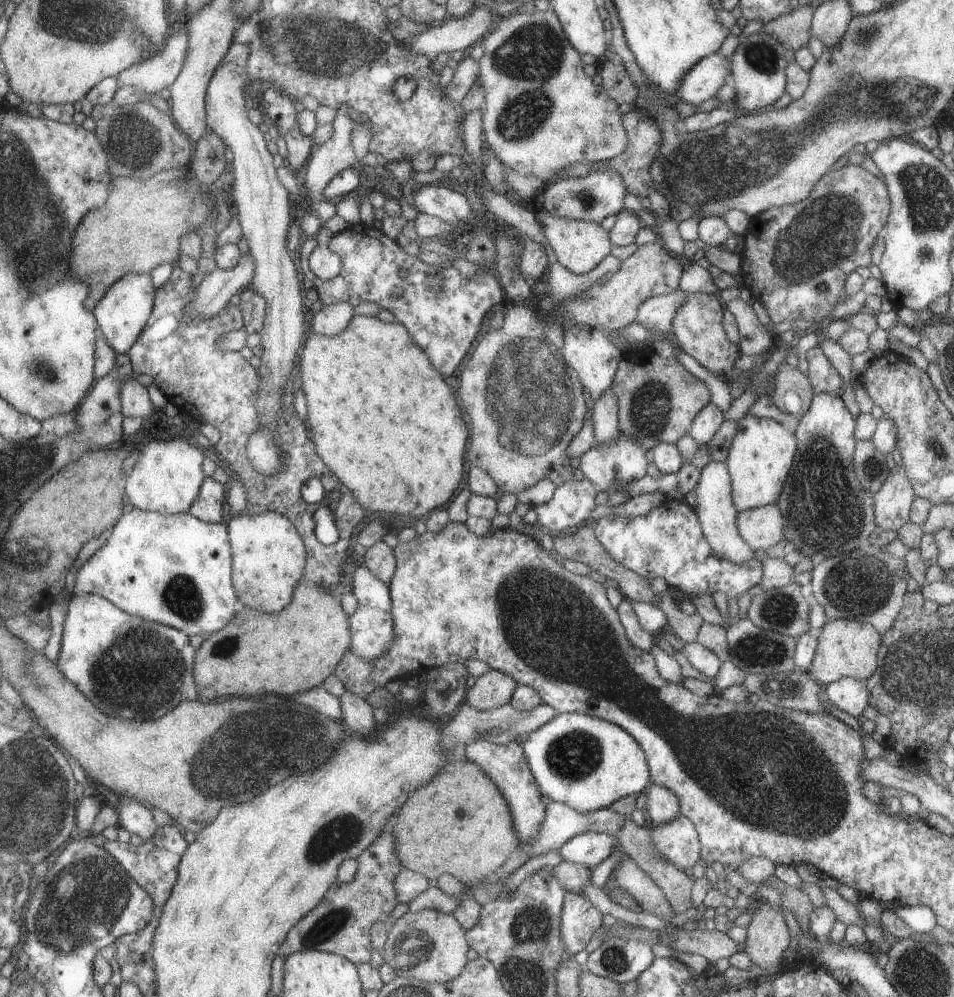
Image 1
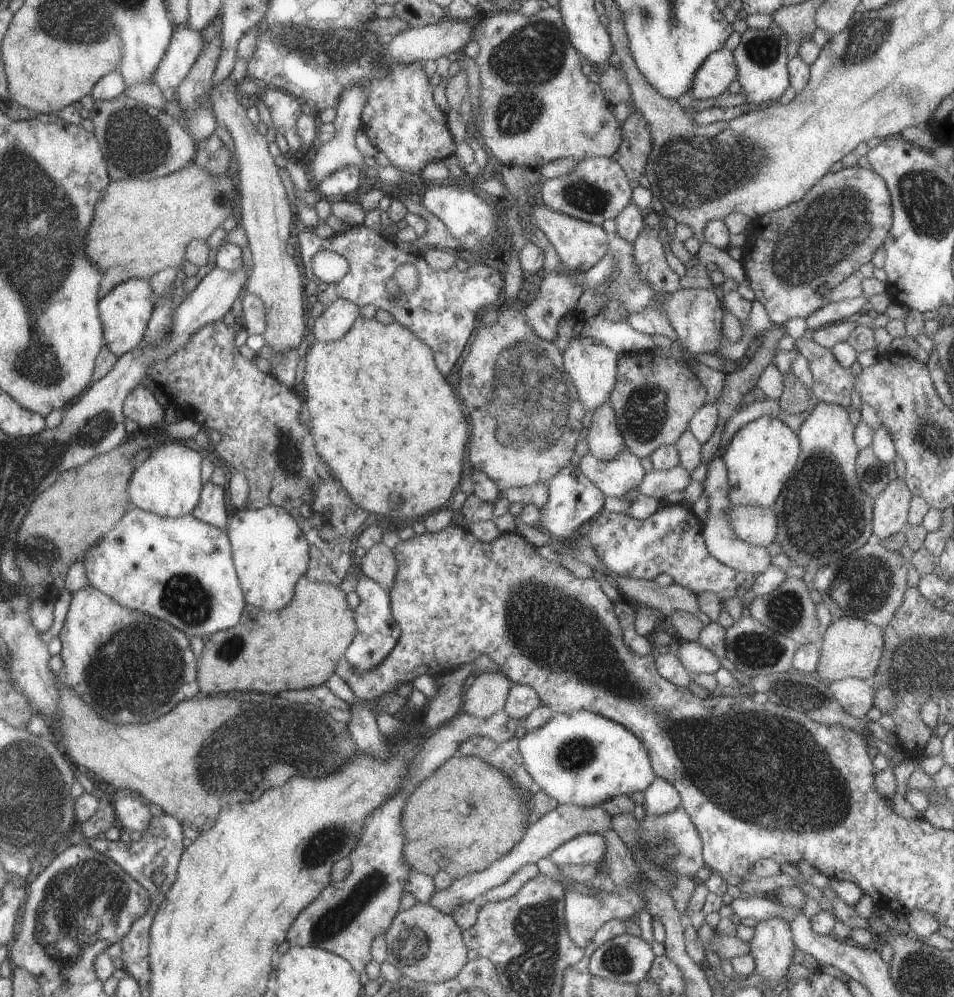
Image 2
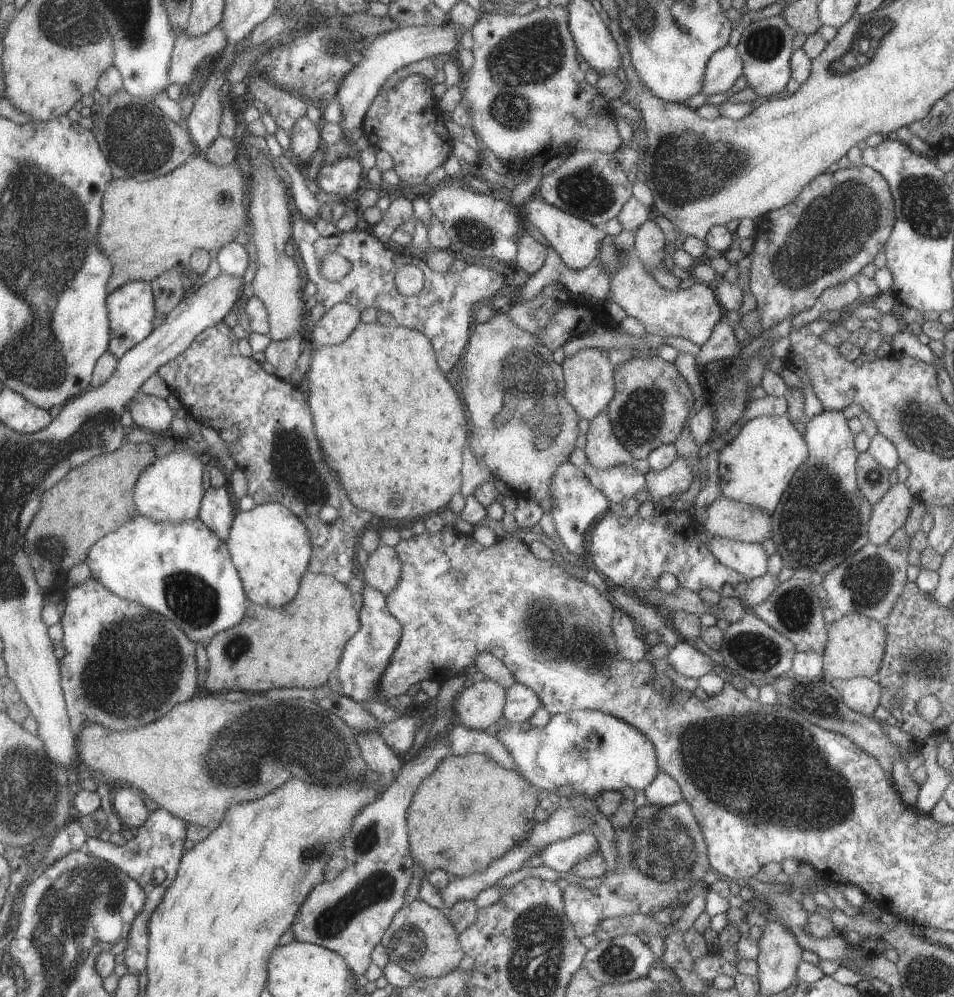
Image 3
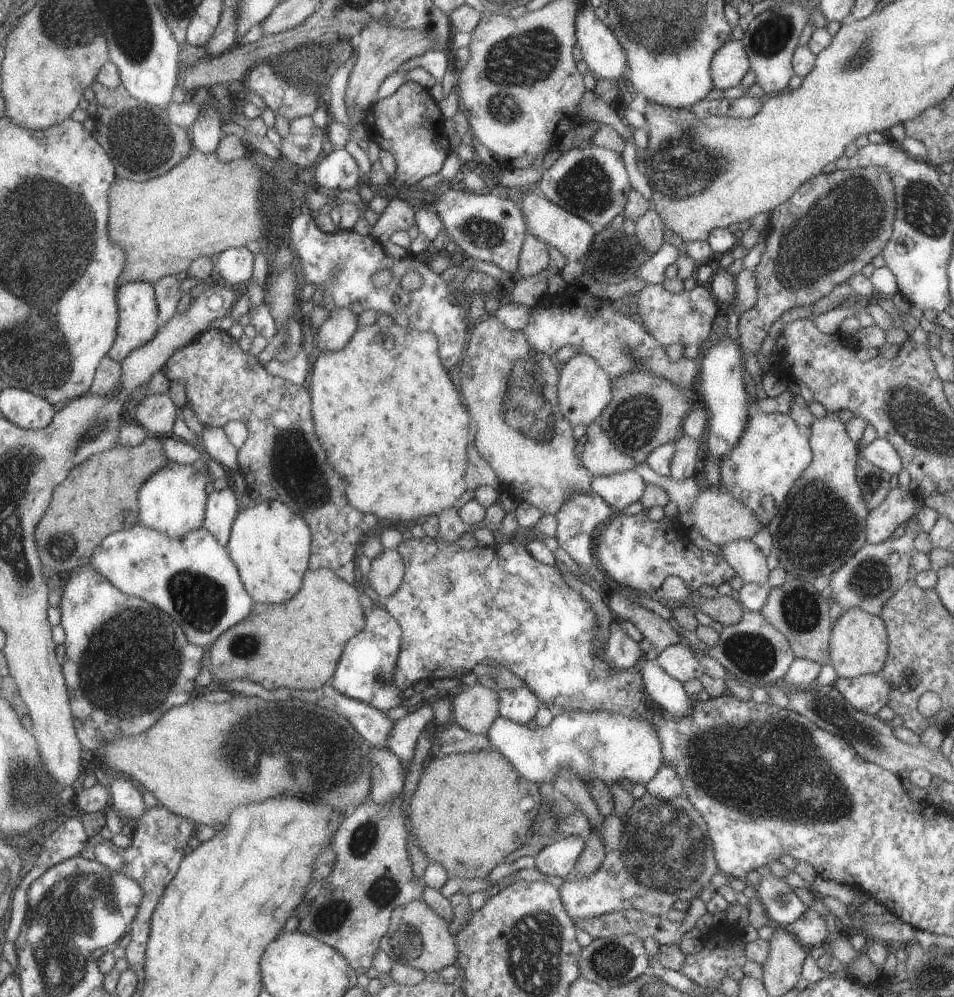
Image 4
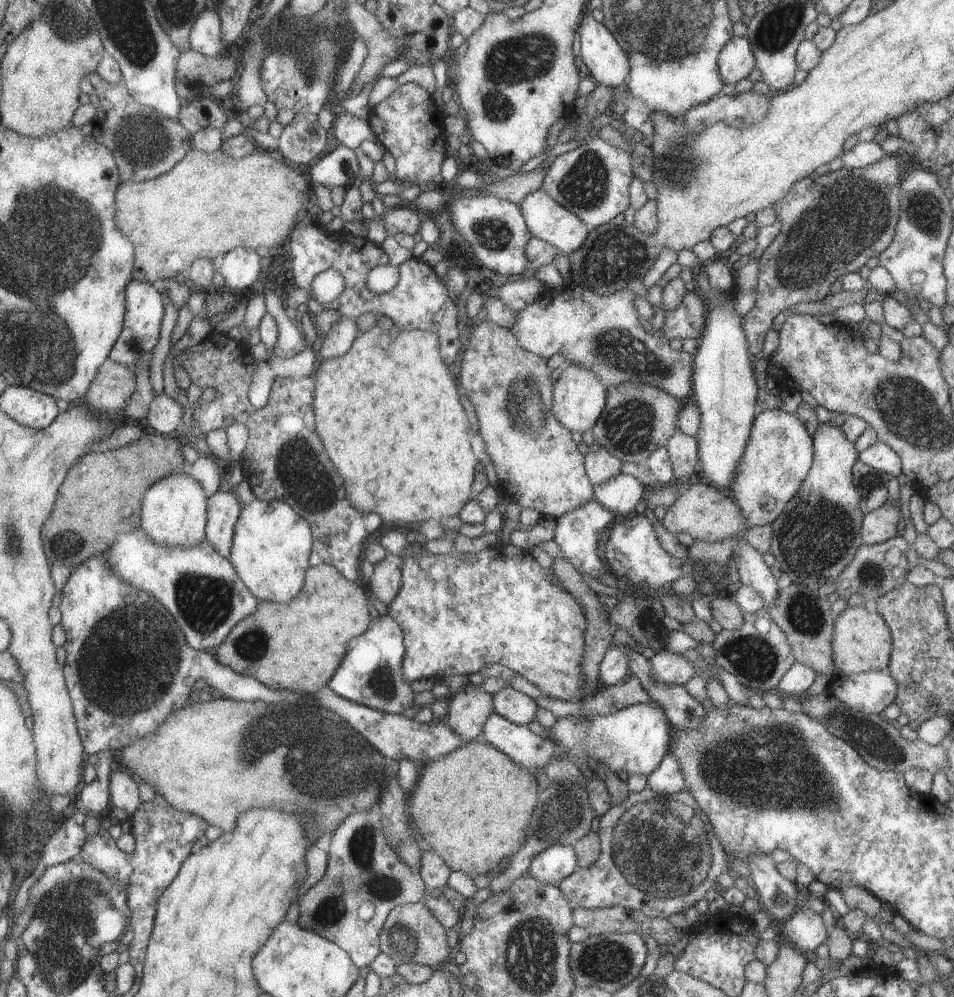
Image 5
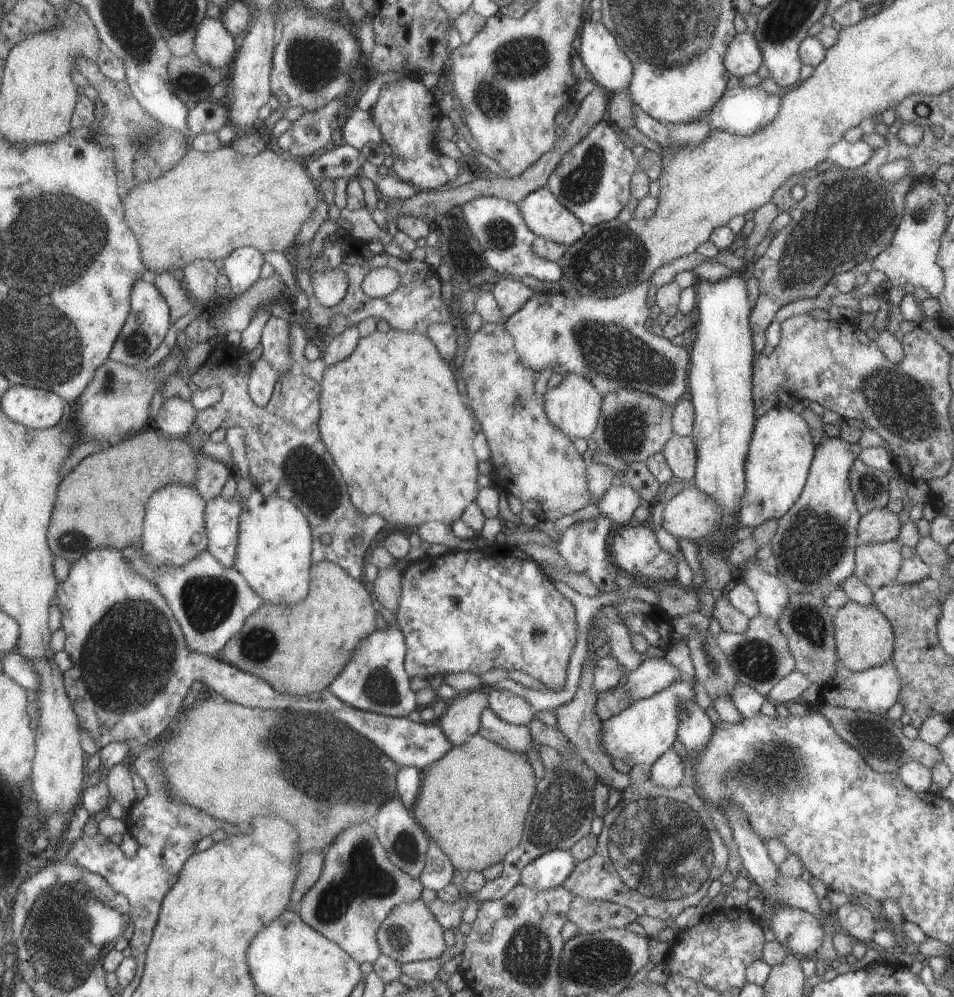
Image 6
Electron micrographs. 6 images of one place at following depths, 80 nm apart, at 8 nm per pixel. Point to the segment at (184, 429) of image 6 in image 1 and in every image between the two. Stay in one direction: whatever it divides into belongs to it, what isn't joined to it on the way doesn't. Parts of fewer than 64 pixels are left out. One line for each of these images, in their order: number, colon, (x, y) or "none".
1: (136, 401)
2: (142, 406)
3: (155, 414)
4: (157, 413)
5: (165, 415)

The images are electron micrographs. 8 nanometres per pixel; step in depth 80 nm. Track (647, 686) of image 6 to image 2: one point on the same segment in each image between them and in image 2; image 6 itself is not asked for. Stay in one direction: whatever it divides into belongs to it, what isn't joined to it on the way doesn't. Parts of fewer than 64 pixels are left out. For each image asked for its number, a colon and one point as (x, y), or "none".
2: (695, 658)
3: (684, 657)
4: (677, 660)
5: (667, 667)

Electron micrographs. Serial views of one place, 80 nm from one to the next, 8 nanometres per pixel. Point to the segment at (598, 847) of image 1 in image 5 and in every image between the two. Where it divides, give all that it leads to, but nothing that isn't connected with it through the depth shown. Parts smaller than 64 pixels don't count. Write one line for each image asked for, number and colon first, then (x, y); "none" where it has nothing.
2: (588, 848)
3: (560, 856)
4: (555, 859)
5: (558, 861)

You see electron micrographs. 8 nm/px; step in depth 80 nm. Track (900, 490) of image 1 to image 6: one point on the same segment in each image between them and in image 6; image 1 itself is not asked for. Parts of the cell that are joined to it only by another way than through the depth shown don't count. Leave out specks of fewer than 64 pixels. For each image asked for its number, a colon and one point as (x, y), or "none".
2: (890, 508)
3: (890, 512)
4: (899, 504)
5: (880, 524)
6: (880, 525)

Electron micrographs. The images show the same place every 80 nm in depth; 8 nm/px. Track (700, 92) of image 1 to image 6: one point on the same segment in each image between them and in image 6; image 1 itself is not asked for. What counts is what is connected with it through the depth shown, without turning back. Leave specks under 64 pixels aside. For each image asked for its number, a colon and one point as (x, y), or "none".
2: (718, 69)
3: (722, 68)
4: (729, 63)
5: (734, 61)
6: (742, 57)

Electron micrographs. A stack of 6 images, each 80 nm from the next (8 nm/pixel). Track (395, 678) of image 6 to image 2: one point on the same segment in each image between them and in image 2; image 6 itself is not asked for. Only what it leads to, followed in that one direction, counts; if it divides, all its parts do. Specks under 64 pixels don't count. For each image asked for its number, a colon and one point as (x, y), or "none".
2: (376, 632)
3: (365, 655)
4: (364, 672)
5: (369, 673)

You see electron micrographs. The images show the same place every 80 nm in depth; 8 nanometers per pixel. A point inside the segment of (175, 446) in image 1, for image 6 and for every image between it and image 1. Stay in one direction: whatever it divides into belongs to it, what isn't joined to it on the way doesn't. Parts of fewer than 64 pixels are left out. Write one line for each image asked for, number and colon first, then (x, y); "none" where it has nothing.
2: (168, 483)
3: (169, 489)
4: (171, 501)
5: (173, 513)
6: (174, 534)

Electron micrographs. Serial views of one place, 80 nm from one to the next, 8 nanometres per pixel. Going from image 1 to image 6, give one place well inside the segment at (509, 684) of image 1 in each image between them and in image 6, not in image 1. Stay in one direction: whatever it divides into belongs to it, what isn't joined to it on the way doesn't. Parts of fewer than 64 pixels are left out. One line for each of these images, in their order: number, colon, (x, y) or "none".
2: (487, 694)
3: (477, 707)
4: (475, 708)
5: (469, 708)
6: (461, 719)

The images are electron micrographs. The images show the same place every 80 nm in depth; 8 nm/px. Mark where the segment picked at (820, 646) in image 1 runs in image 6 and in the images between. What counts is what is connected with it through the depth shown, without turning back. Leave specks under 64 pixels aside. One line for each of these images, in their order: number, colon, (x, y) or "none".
2: (849, 647)
3: (854, 645)
4: (858, 641)
5: (861, 642)
6: (863, 637)

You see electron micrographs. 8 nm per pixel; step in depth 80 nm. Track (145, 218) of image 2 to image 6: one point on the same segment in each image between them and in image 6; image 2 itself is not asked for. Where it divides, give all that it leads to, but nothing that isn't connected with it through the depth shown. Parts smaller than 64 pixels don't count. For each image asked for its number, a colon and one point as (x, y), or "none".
3: (148, 227)
4: (203, 206)
5: (209, 204)
6: (210, 204)

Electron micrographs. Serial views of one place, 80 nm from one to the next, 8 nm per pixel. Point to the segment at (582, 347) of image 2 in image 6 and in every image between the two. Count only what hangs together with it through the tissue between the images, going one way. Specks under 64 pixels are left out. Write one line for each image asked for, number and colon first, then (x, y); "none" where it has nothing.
3: (588, 374)
4: (584, 389)
5: (578, 396)
6: (573, 405)

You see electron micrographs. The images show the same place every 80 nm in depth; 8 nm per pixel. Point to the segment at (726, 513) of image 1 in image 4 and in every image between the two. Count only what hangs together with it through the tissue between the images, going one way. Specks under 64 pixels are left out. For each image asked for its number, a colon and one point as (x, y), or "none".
2: (720, 540)
3: (750, 559)
4: (748, 562)

